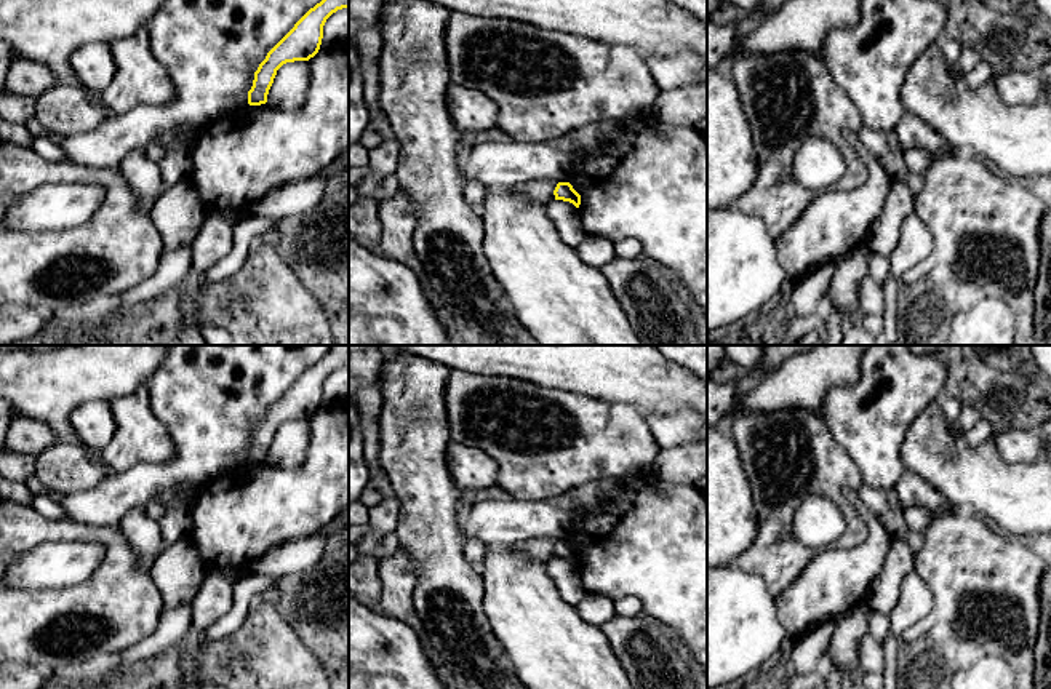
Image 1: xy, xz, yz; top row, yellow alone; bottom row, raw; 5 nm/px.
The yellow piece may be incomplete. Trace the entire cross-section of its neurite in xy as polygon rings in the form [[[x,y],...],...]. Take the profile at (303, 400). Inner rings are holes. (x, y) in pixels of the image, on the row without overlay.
[[[331,345],[328,353],[294,382],[254,430],[253,444],[248,449],[250,464],[267,460],[269,448],[283,422],[309,419],[318,411],[326,377],[342,366],[349,366],[349,345]]]

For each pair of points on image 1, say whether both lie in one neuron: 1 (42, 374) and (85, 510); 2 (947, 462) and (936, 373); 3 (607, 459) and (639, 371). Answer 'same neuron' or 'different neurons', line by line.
1: different neurons
2: different neurons
3: different neurons

